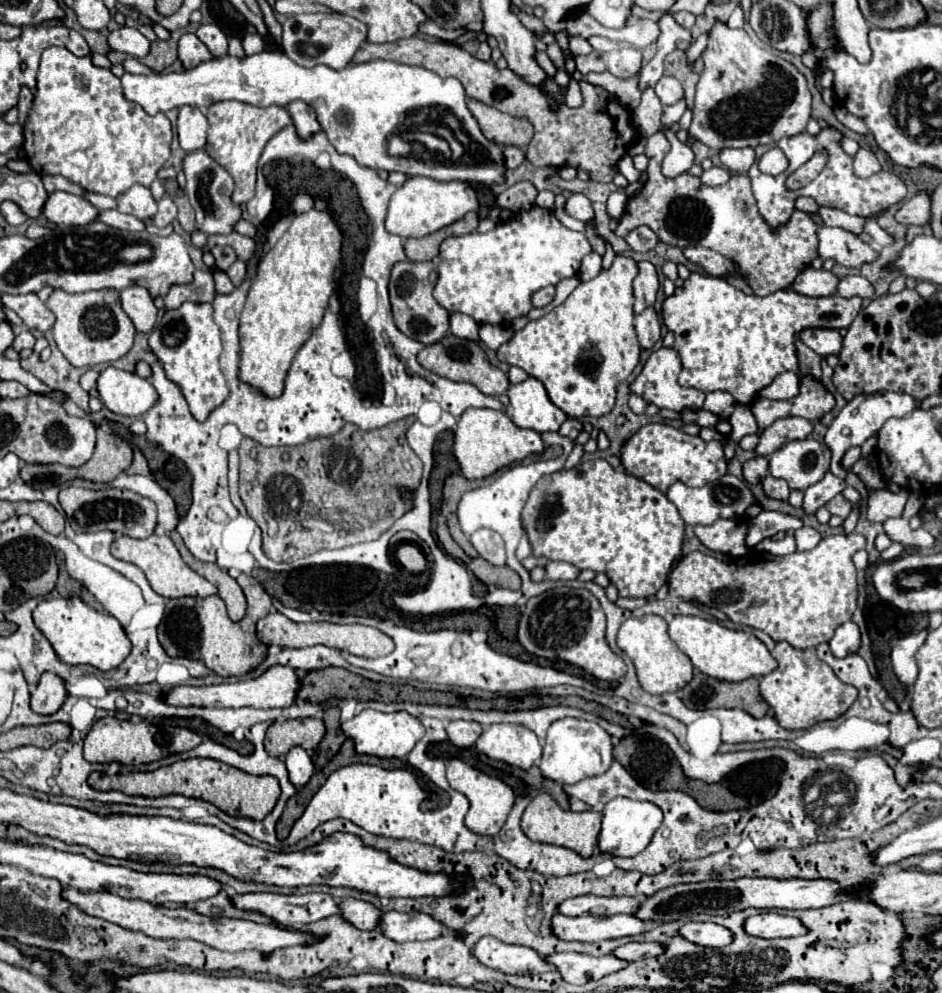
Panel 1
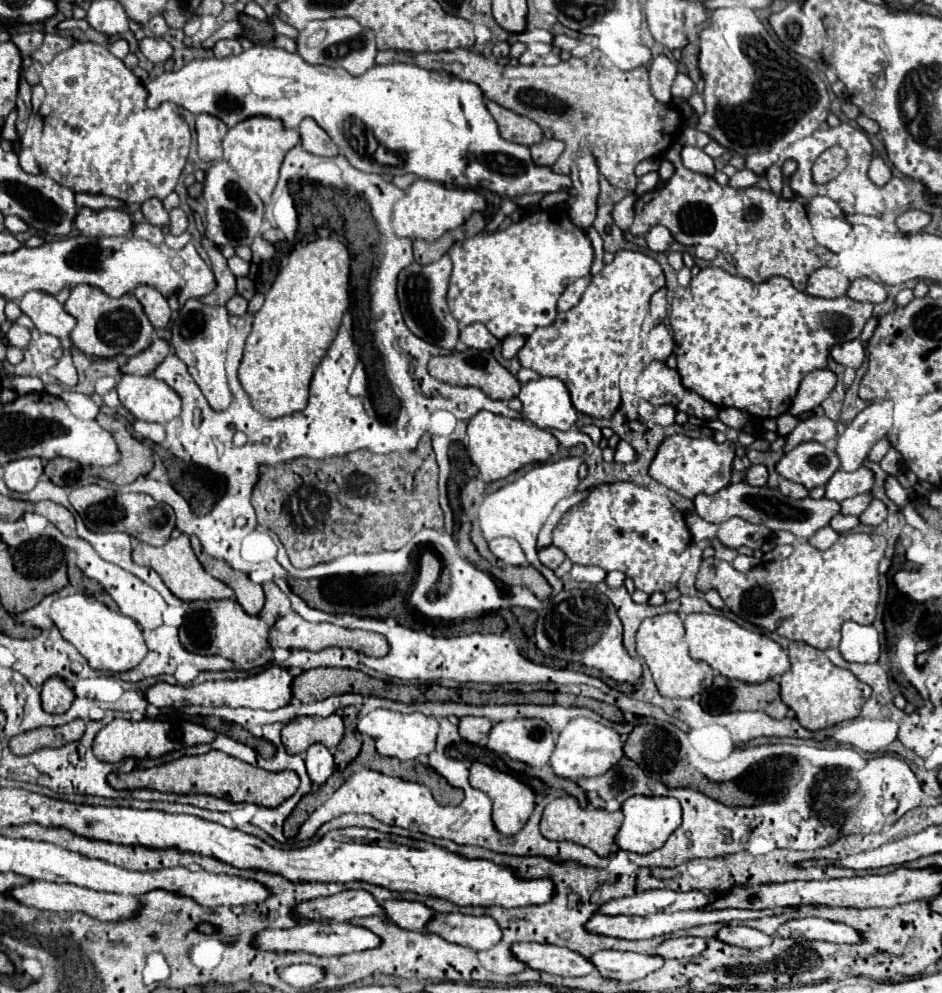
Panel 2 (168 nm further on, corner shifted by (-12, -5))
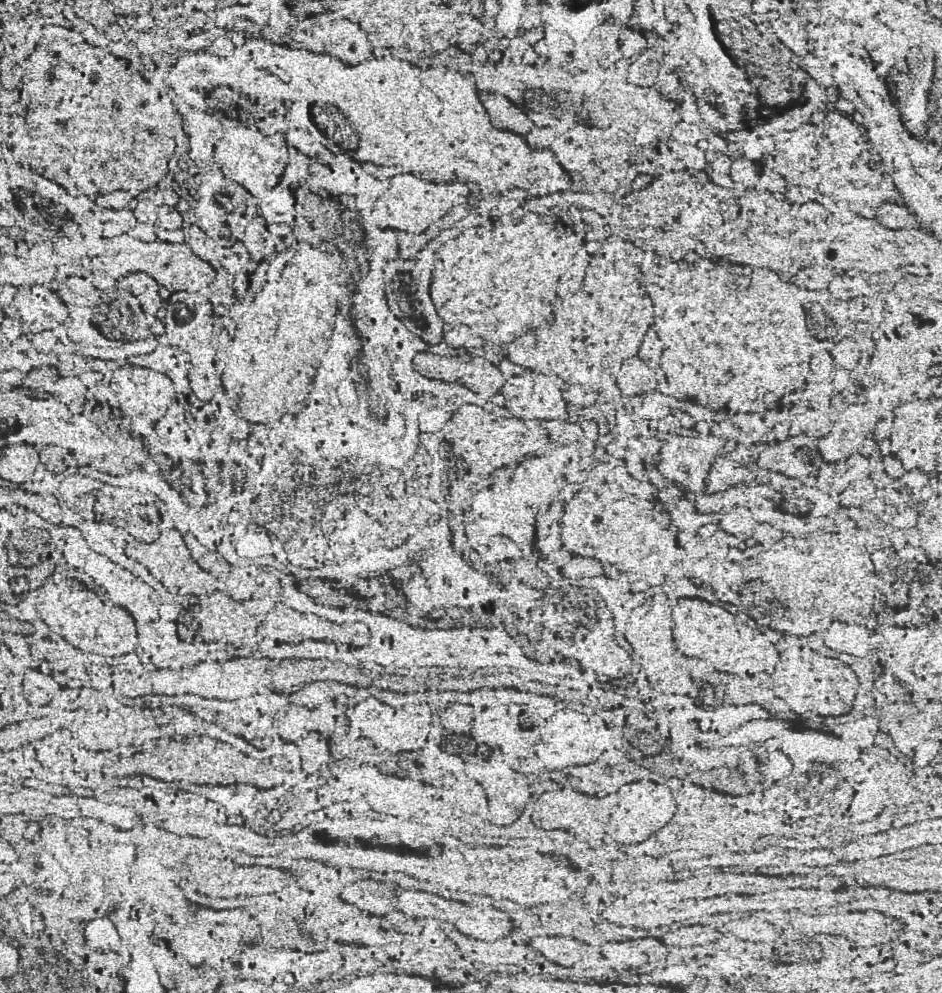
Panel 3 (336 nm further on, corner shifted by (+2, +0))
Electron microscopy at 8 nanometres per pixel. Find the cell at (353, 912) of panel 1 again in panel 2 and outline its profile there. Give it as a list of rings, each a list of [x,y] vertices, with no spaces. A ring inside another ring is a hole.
[[[392,899],[392,901],[382,901],[380,903],[386,911],[386,917],[396,923],[402,929],[424,929],[428,925],[428,921],[434,917],[434,909],[420,903],[420,901],[400,901],[400,899]]]

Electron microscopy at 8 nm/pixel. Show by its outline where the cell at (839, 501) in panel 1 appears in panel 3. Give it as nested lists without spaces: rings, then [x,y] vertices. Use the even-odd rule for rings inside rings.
[[[862,478],[854,484],[850,484],[842,494],[842,506],[864,506],[868,500],[874,498],[874,486],[870,482],[870,478]]]

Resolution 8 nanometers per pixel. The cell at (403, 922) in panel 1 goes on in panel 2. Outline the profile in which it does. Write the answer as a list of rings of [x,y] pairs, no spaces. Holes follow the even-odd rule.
[[[438,913],[424,931],[436,933],[450,943],[468,945],[476,951],[484,951],[494,947],[500,937],[502,929],[490,915],[464,915],[464,913]]]

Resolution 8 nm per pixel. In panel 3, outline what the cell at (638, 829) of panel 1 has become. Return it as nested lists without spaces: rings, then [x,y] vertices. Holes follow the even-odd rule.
[[[636,780],[632,784],[626,784],[618,792],[618,804],[612,808],[608,818],[606,834],[616,844],[640,844],[648,838],[652,838],[656,832],[666,828],[674,816],[674,800],[670,796],[670,790],[664,784],[656,784],[652,780]]]

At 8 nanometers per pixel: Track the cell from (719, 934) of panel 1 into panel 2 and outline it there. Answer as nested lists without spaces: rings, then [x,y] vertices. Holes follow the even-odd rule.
[[[730,925],[718,931],[718,939],[728,943],[728,945],[738,945],[738,947],[746,947],[746,949],[758,949],[764,945],[770,945],[772,937],[764,935],[758,929],[746,927],[746,925]]]

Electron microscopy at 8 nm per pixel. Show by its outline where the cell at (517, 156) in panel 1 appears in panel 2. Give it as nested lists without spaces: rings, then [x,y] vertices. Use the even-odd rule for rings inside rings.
[[[542,139],[540,143],[532,145],[530,149],[532,149],[532,159],[536,161],[536,165],[554,165],[556,159],[564,151],[564,141]]]

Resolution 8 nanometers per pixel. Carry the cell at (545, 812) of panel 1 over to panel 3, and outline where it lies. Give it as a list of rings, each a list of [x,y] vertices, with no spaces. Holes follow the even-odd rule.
[[[560,788],[556,792],[548,792],[542,794],[534,806],[532,812],[532,824],[544,832],[550,830],[566,830],[568,834],[576,836],[586,848],[596,850],[602,844],[604,838],[604,830],[606,830],[606,822],[608,822],[608,812],[614,806],[616,796],[608,794],[608,796],[590,796],[584,794],[580,790],[568,790],[568,788]]]

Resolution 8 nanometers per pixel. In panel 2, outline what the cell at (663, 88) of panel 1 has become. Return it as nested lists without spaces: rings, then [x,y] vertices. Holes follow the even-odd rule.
[[[678,73],[676,79],[674,79],[674,85],[672,85],[672,95],[674,97],[682,97],[682,99],[688,99],[694,91],[694,83],[688,75],[684,73]]]

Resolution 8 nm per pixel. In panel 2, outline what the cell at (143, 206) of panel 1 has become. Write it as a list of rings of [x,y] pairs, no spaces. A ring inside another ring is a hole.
[[[148,199],[142,203],[142,213],[146,217],[146,221],[150,225],[156,225],[156,227],[166,227],[170,223],[168,219],[168,211],[162,207],[162,201],[160,199]]]

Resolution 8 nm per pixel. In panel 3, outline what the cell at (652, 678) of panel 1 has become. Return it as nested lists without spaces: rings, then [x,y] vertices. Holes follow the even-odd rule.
[[[658,594],[646,600],[644,604],[640,604],[628,614],[626,624],[624,624],[624,638],[634,650],[634,662],[644,672],[648,684],[658,692],[684,696],[708,672],[704,662],[696,658],[686,658],[678,654],[678,650],[674,648],[674,638],[672,638],[672,628],[670,628],[670,606],[668,606],[666,594]]]

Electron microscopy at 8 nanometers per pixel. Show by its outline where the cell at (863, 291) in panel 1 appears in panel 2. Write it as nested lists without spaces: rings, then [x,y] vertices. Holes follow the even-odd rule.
[[[856,279],[856,281],[852,281],[846,295],[850,299],[854,299],[854,301],[868,301],[868,303],[882,303],[888,297],[886,287],[882,283],[872,281],[872,279]]]

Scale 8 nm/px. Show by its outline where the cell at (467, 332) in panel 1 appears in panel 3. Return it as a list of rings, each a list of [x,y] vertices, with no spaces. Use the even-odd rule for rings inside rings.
[[[456,326],[456,328],[446,328],[444,340],[456,348],[456,350],[472,350],[472,348],[480,348],[486,342],[468,326]]]

